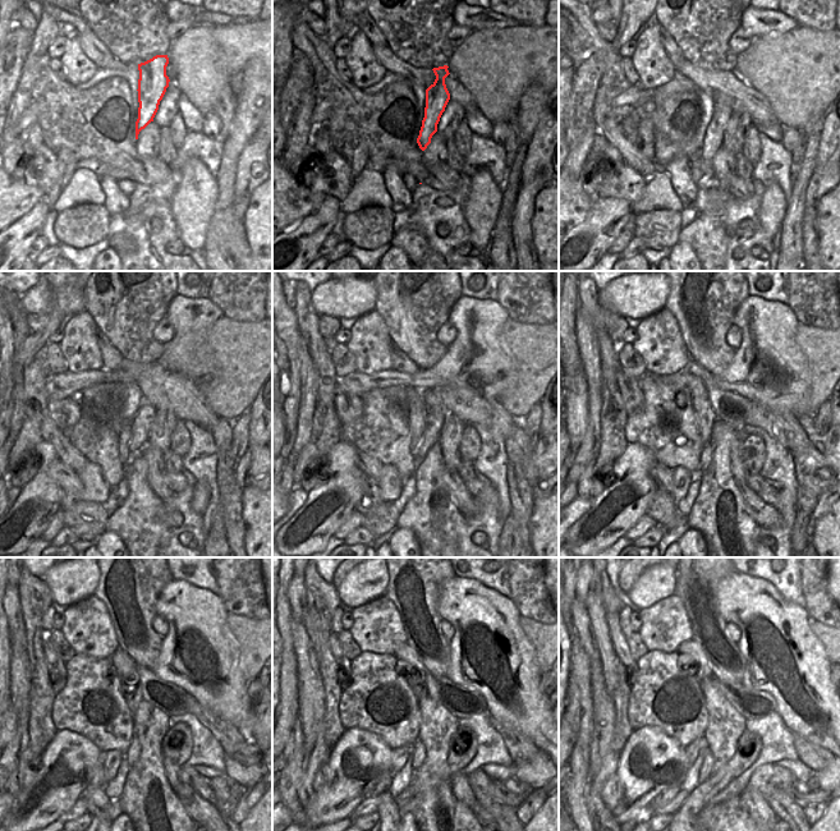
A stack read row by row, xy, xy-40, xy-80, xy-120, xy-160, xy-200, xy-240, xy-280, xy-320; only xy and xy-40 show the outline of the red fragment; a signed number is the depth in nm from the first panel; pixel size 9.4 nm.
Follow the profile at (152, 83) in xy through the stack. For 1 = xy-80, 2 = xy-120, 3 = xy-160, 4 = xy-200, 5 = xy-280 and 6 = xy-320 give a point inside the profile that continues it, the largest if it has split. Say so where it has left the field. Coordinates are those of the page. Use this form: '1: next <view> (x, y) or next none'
1: next xy-80 (712, 142)
2: next xy-120 (142, 421)
3: next xy-160 (434, 422)
4: next xy-200 (707, 453)
5: next xy-280 (420, 753)
6: next xy-320 (707, 763)

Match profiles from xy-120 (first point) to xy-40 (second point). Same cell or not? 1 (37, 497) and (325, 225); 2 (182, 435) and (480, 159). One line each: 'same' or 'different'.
1: same
2: different

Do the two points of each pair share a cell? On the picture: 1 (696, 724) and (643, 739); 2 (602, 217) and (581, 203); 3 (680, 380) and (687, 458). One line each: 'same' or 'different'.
1: different
2: different
3: different

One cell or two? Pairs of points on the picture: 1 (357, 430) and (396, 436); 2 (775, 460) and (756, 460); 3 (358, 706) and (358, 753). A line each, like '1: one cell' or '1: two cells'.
1: one cell
2: two cells
3: two cells

